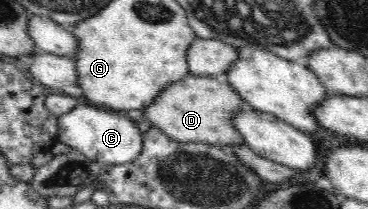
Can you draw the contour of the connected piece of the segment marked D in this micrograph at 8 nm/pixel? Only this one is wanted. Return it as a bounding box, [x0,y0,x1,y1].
[144,73,250,147]

